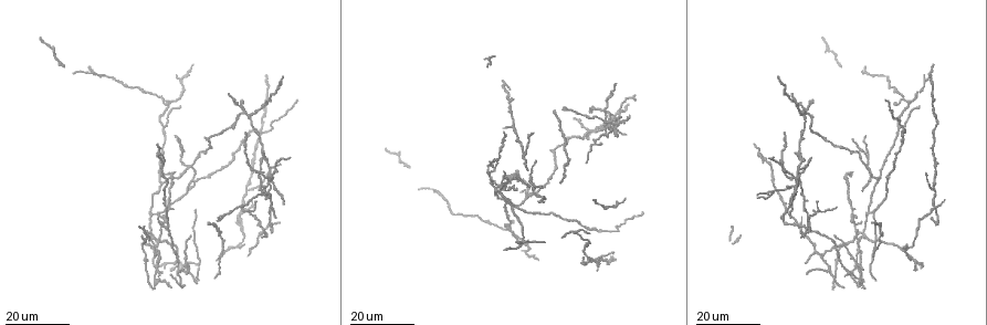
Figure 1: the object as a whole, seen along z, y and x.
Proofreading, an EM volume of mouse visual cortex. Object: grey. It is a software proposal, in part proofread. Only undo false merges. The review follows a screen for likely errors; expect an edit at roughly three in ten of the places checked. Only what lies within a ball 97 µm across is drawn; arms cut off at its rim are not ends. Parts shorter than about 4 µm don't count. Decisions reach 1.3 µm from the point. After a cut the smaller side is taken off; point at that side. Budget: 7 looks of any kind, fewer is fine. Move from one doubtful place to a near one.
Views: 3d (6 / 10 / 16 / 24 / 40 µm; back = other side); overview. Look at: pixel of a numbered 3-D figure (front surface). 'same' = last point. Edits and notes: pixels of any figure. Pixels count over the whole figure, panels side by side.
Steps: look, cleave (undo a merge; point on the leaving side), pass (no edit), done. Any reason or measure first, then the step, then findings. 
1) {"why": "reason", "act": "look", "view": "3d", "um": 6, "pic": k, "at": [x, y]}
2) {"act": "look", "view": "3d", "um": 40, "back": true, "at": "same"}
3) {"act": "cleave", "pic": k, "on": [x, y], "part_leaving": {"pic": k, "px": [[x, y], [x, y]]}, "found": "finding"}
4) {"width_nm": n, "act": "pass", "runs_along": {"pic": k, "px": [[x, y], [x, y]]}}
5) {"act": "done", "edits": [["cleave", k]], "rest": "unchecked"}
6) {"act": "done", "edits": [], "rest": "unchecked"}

{"why": "a fork", "act": "look", "view": "3d", "um": 24, "pic": 1, "at": [868, 155]}

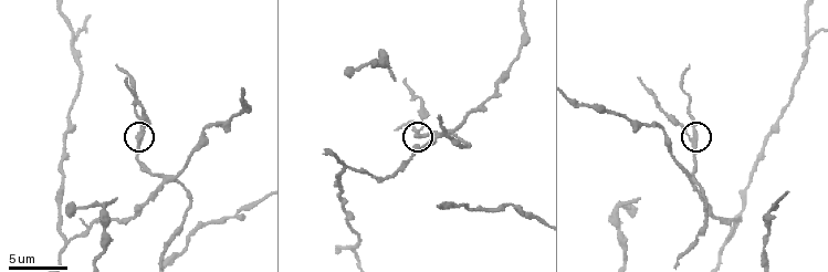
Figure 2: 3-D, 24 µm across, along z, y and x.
{"act": "look", "view": "3d", "um": 10, "pic": 2, "at": [692, 140]}

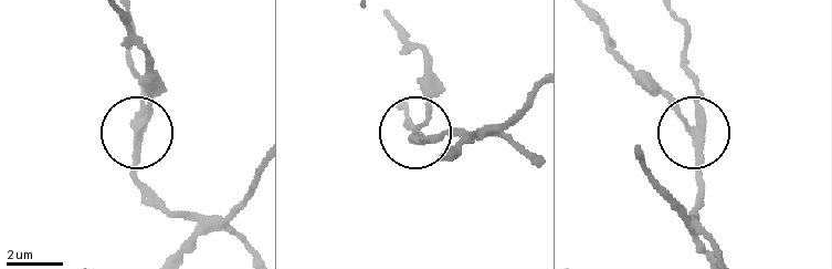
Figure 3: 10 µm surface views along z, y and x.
{"side_arm_um": 8, "arms": 3, "act": "pass", "found": "one cell here"}

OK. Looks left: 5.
{"why": "three arms meet", "act": "look", "view": "3d", "um": 16, "pic": 1, "at": [177, 269]}

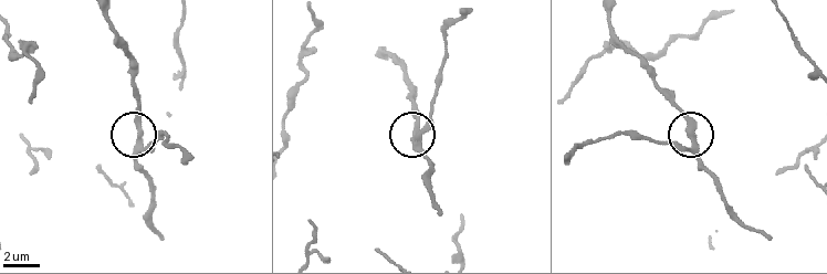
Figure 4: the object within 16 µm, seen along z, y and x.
{"why": "closer look", "act": "look", "view": "3d", "um": 6, "pic": 4, "at": [694, 146]}

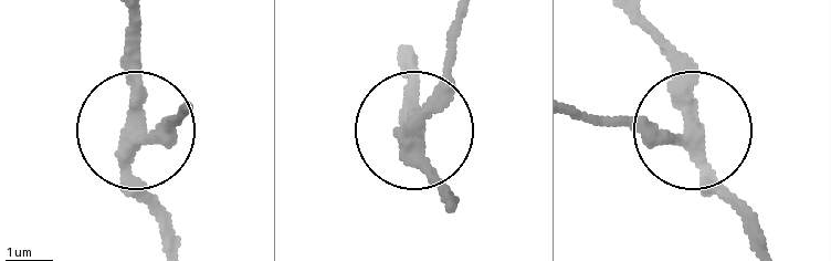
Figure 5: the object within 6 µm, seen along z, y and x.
{"arms": 3, "act": "pass", "found": "one cell here"}

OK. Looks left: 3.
{"why": "arms run side by side", "act": "look", "view": "3d", "um": 16, "pic": 1, "at": [151, 213]}

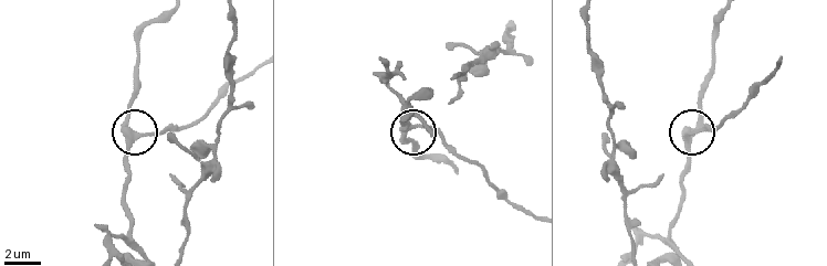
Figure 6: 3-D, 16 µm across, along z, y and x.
{"act": "look", "view": "3d", "um": 10, "pic": 6, "at": [685, 142]}

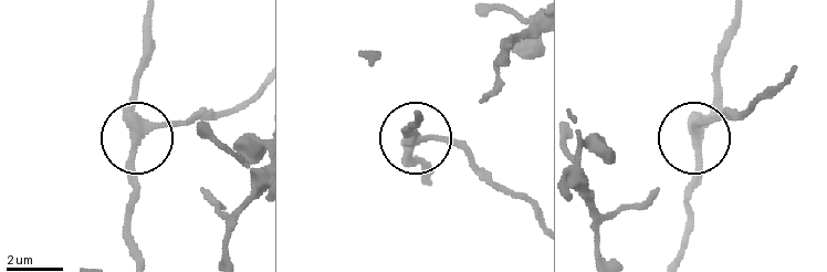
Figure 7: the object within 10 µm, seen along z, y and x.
{"act": "pass", "runs_along": {"pic": 7, "px": [[153, 18], [138, 68], [134, 132], [194, 119]]}, "found": "all the same cell"}

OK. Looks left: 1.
{"act": "done", "edits": [], "rest": "unchecked"}

